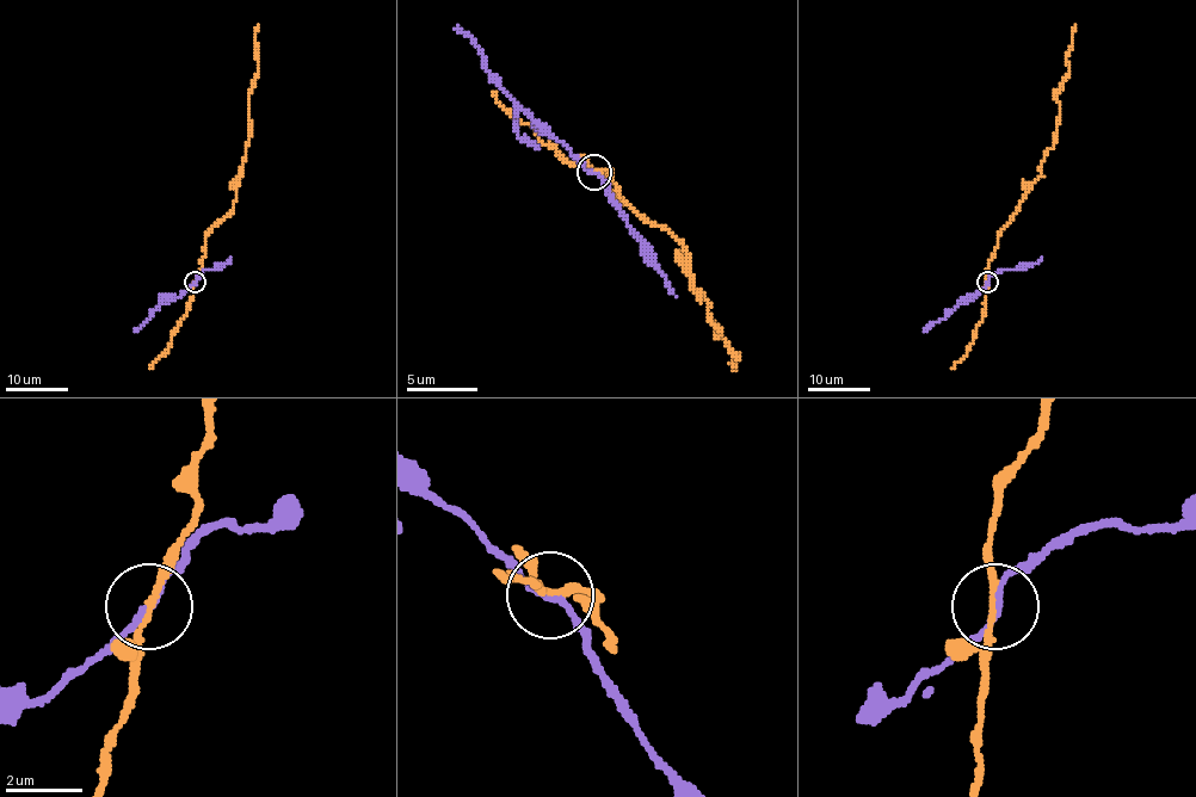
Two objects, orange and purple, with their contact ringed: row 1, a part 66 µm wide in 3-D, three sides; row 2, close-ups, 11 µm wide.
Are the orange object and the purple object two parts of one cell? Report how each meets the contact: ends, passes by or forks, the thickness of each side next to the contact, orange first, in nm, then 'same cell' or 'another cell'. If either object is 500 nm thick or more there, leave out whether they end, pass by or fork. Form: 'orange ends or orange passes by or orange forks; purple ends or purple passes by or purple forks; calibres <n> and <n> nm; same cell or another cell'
orange passes by; purple passes by; calibres 150 and 170 nm; another cell

